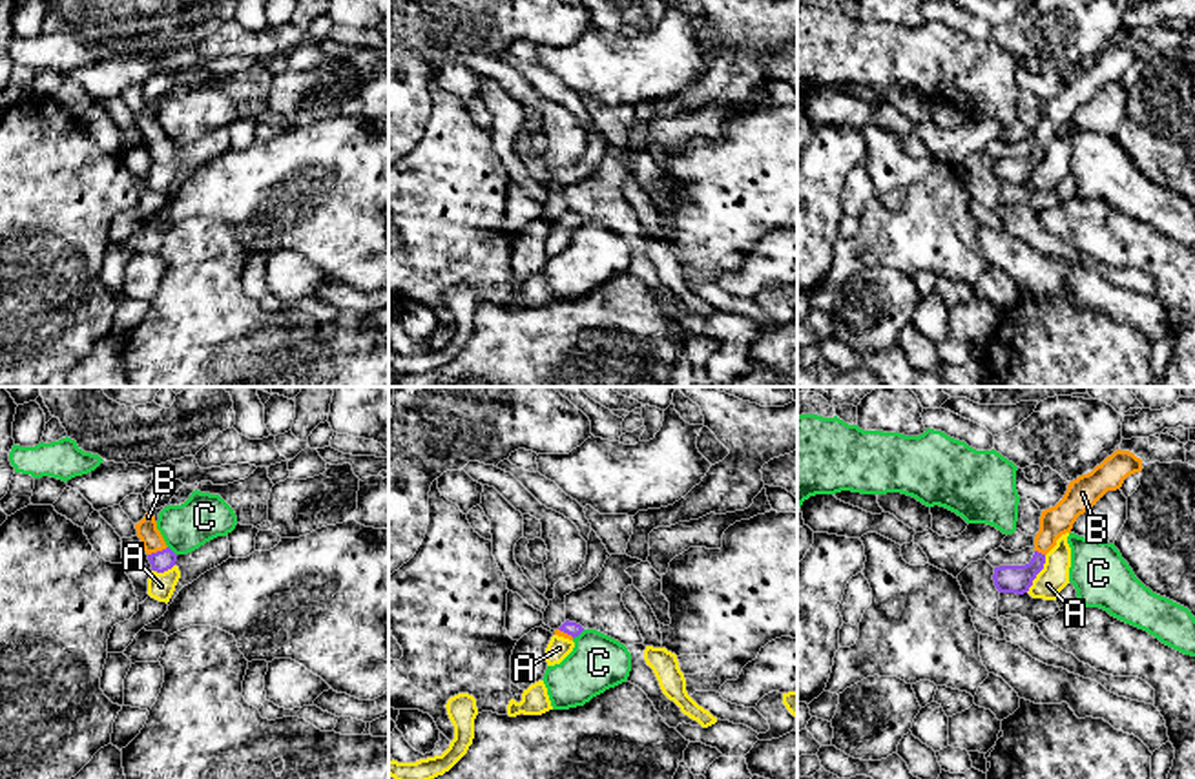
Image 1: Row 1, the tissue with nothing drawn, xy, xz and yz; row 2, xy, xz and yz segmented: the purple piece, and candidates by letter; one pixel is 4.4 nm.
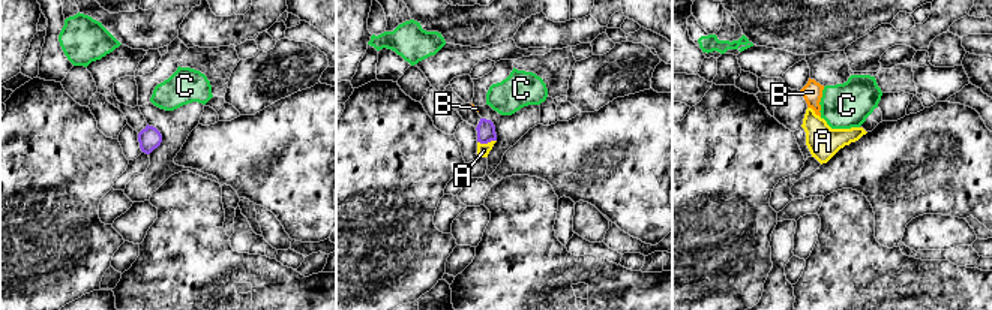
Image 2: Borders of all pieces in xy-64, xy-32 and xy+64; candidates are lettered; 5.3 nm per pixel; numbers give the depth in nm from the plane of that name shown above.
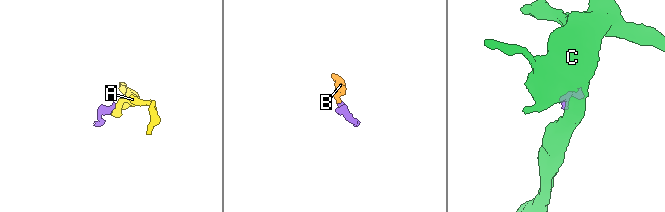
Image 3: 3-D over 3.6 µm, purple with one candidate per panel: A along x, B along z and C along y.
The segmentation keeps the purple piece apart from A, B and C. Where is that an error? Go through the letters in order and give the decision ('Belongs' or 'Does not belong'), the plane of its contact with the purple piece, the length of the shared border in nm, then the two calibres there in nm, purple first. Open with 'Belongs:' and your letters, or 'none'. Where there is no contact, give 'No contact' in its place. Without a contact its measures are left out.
Belongs: B
A: Does not belong. Touches purple in yz. Shared border 190 nm. Thickness 130 nm (purple) against 130 nm
B: Belongs. Touches purple in xy. Shared border 100 nm. Thickness 90 nm (purple) against 100 nm
C: Does not belong. Touches purple in xz. Shared border 70 nm. Thickness 60 nm (purple) against 260 nm

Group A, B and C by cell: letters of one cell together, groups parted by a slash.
A / B / C

